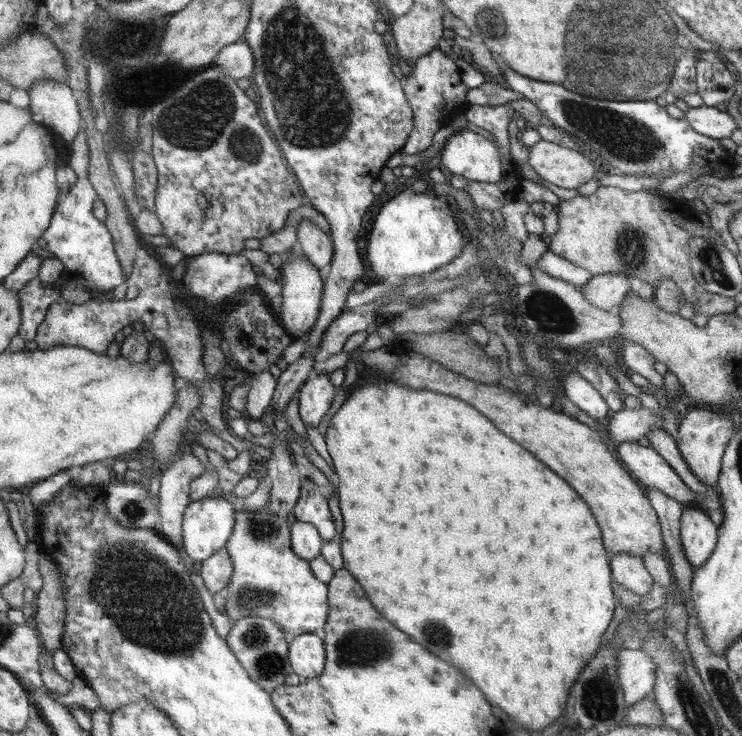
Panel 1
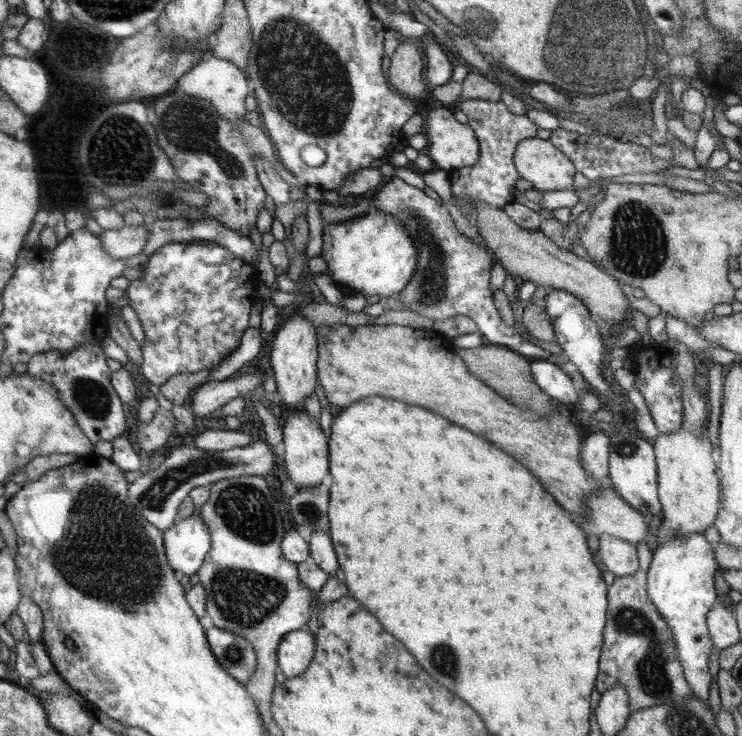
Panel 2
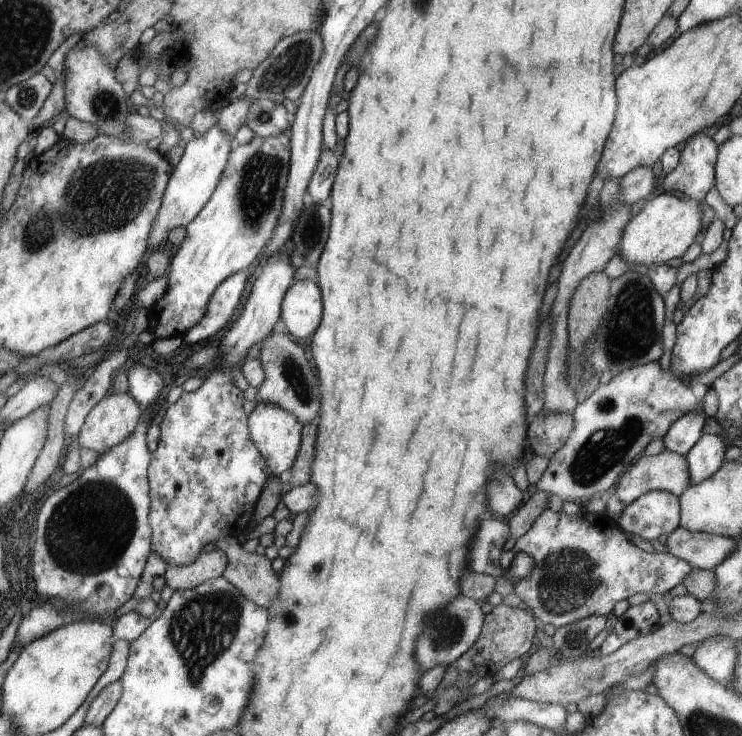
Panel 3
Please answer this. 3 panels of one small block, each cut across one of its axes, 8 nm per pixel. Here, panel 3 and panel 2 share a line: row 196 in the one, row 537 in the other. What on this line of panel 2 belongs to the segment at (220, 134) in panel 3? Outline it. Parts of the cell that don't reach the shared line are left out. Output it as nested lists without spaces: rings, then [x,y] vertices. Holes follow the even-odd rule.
[[[194,514],[186,518],[178,518],[172,528],[164,531],[165,553],[174,570],[180,575],[192,576],[205,562],[206,556],[212,546],[212,535],[208,526],[200,514]]]

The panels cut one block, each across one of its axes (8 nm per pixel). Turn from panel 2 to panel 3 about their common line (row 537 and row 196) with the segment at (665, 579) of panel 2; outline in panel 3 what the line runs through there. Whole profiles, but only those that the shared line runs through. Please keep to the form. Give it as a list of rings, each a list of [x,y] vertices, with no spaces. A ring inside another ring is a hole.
[[[696,134],[690,142],[680,147],[680,164],[666,174],[663,185],[665,193],[675,191],[704,203],[706,192],[714,186],[714,162],[718,144],[708,134]]]

